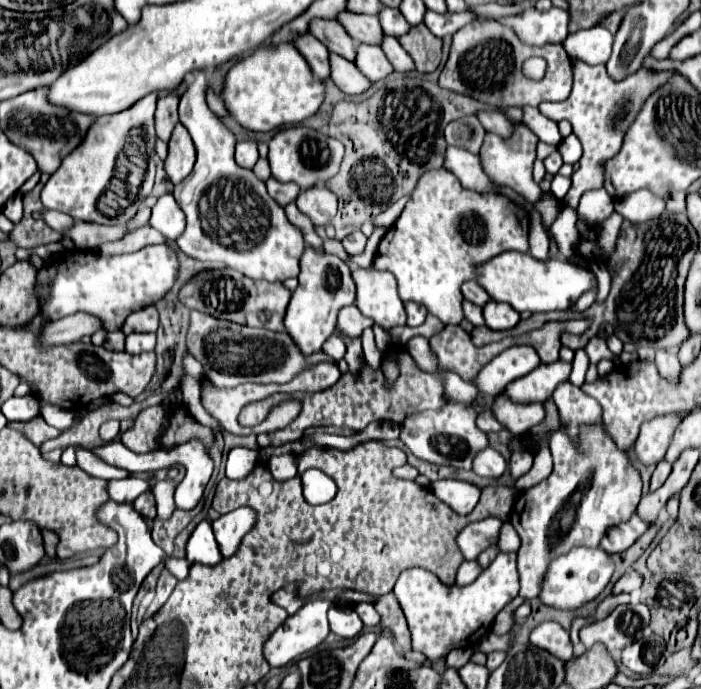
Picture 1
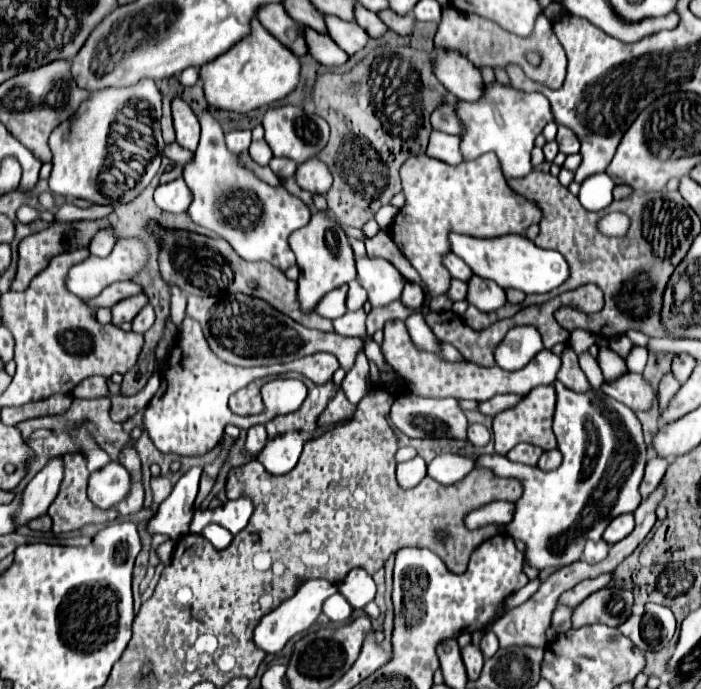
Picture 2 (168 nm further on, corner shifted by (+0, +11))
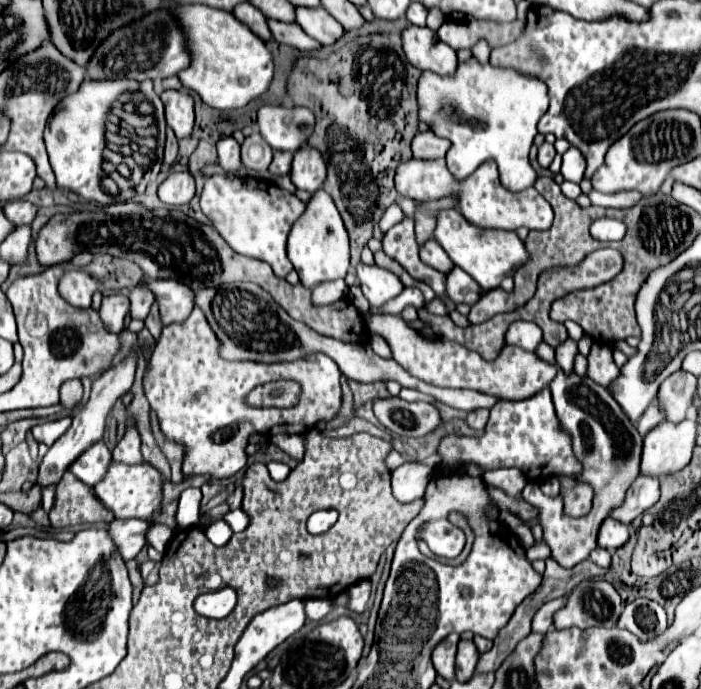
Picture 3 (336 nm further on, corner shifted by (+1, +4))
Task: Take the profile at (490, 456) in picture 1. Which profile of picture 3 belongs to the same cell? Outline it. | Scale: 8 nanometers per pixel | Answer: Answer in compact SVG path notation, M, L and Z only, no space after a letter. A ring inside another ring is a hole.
M479 409L479 411L469 411L467 413L467 423L473 427L473 429L483 429L485 423L487 423L487 417L489 417L489 411L487 409Z

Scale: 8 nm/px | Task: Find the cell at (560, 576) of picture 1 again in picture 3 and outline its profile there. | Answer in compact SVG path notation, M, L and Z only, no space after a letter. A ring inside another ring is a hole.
M597 547L595 551L591 551L589 559L591 559L593 563L597 563L599 567L605 567L605 569L611 565L611 553L609 553L607 549L601 549L601 547Z

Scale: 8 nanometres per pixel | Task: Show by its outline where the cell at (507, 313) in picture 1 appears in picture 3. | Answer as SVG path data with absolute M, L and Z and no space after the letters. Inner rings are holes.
M453 267L449 273L445 273L447 277L447 297L455 303L477 303L481 297L481 287L461 269L461 267Z

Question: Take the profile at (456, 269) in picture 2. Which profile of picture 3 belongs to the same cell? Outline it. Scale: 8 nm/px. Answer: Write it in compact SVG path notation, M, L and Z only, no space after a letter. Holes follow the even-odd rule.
M429 239L423 247L419 247L419 257L421 257L423 263L435 267L441 273L447 273L447 271L453 269L451 259L447 257L447 253L443 251L443 247L435 239Z

